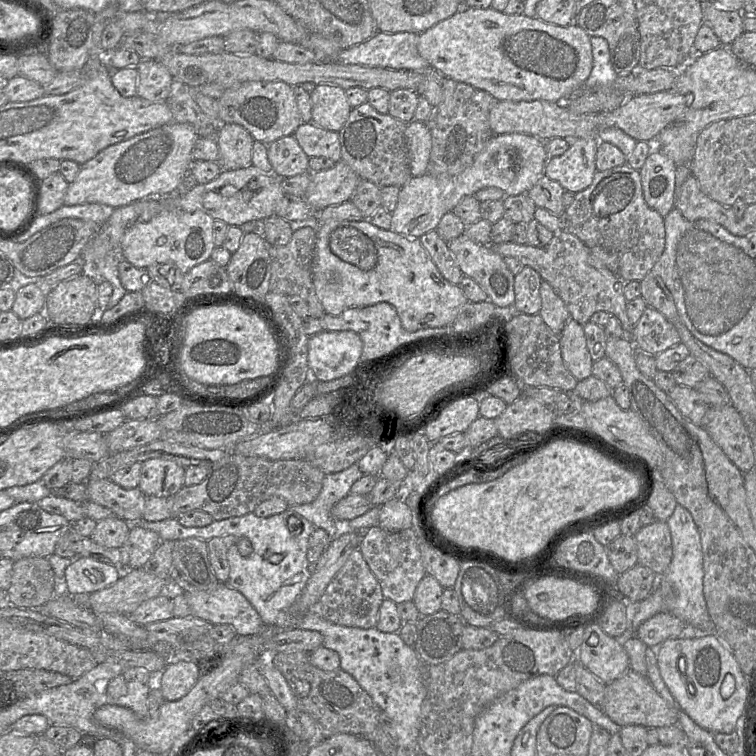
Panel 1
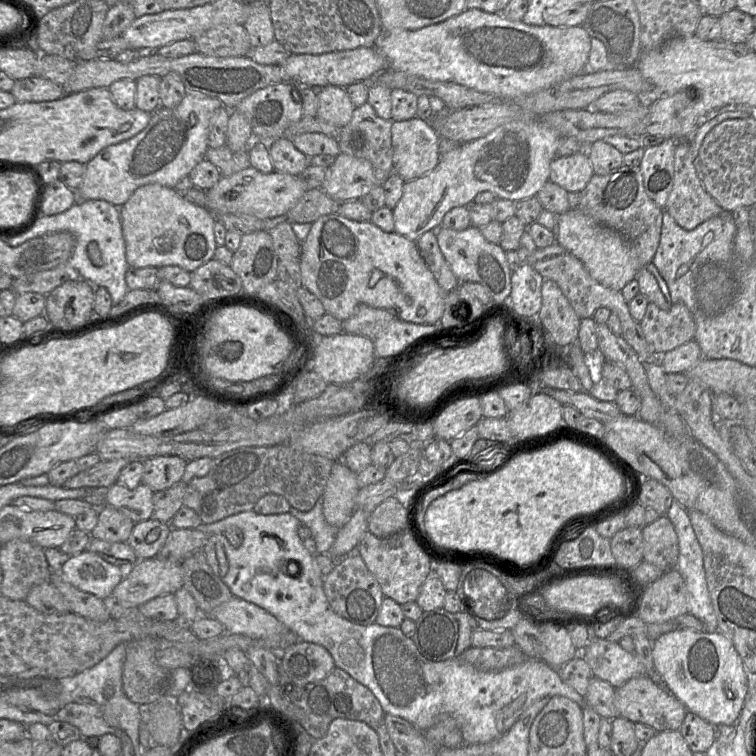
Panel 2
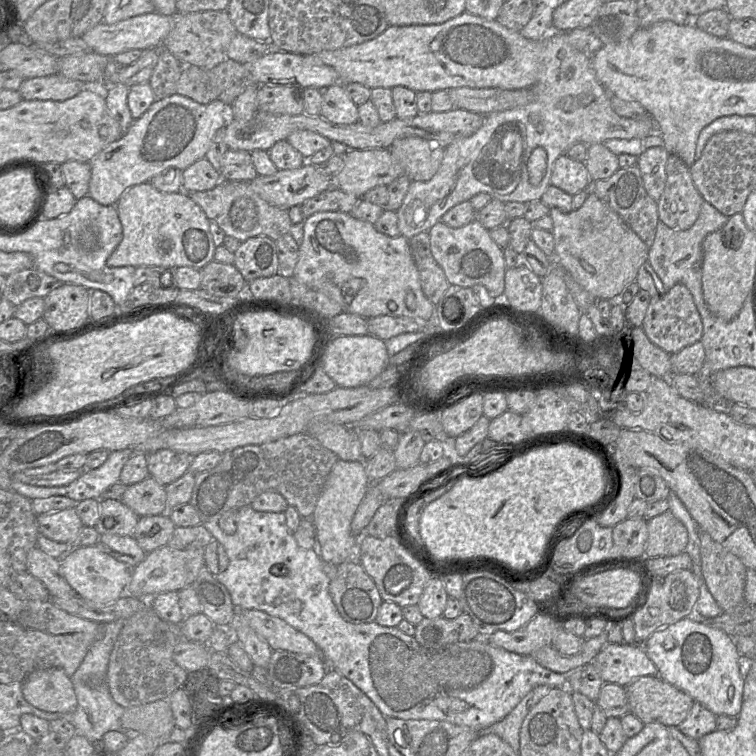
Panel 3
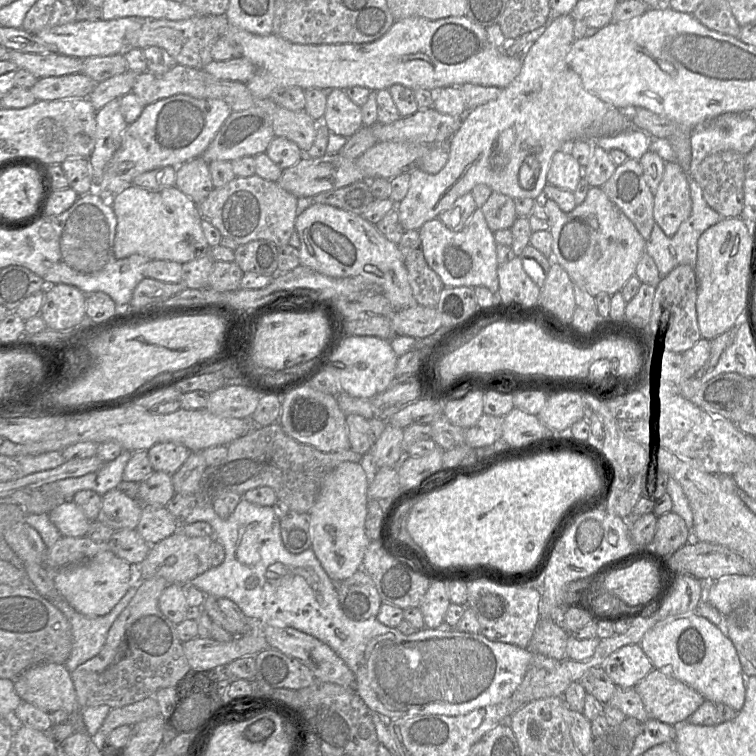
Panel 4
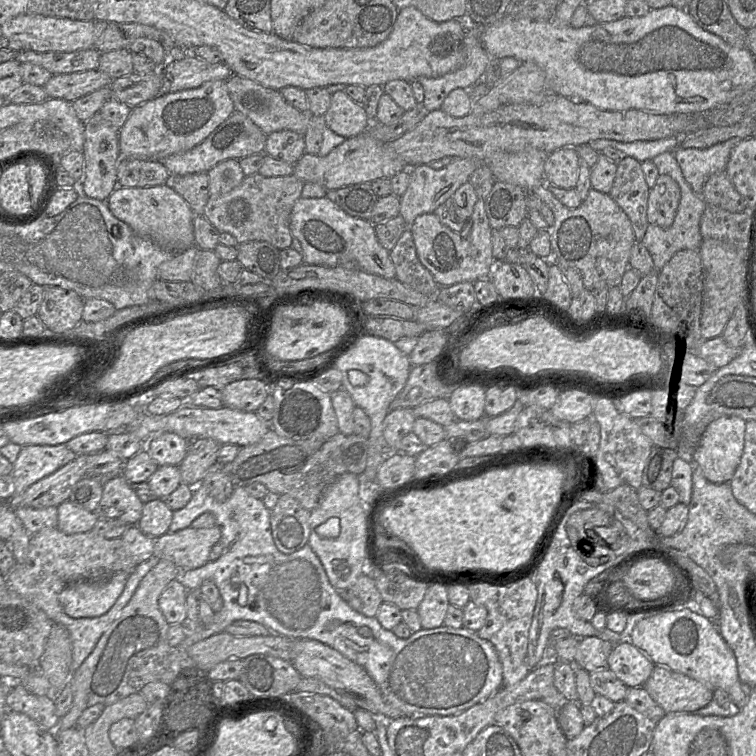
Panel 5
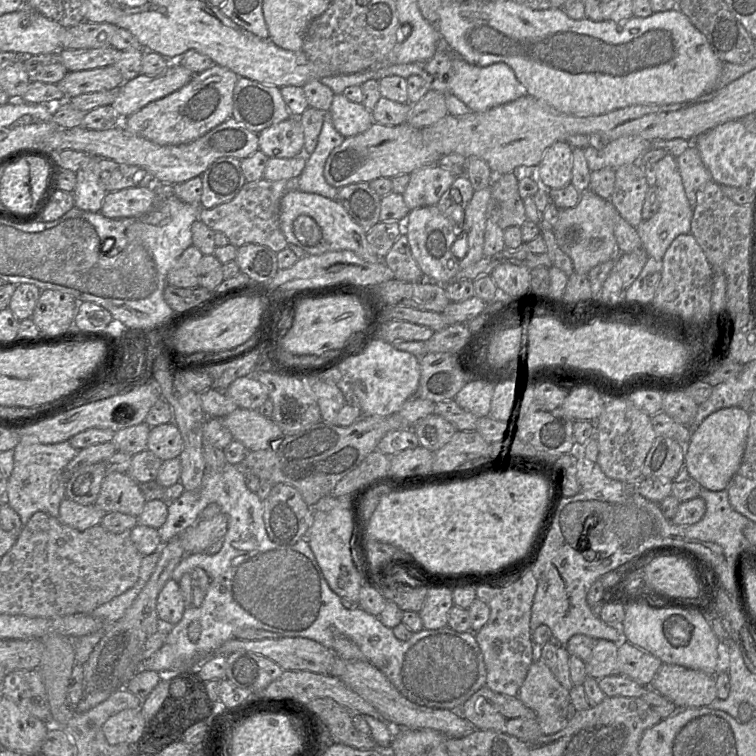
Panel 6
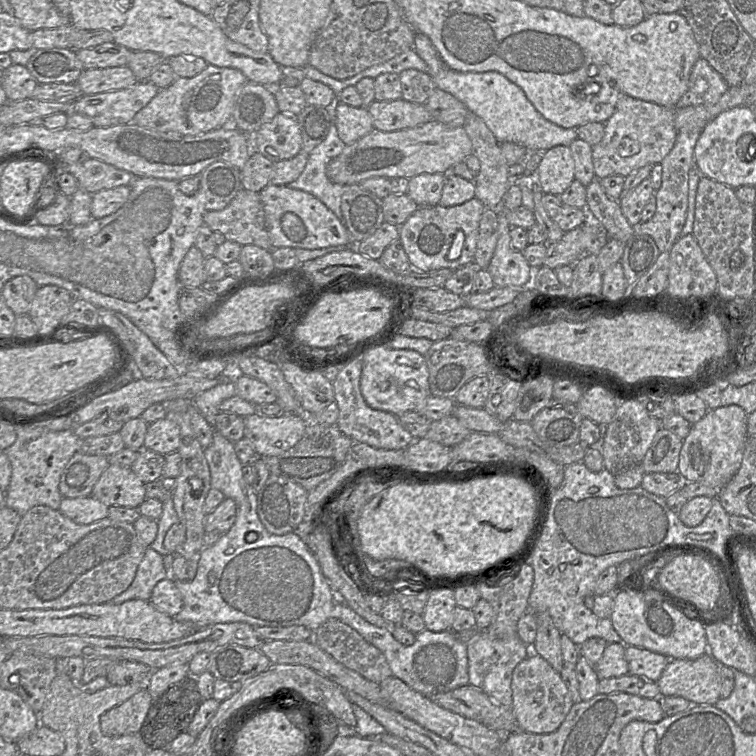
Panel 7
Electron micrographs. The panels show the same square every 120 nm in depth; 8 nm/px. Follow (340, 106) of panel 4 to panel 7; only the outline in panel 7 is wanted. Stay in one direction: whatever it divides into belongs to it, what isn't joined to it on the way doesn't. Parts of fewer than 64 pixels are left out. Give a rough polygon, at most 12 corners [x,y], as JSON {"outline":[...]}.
{"outline":[[340,102],[336,128],[345,145],[373,130],[367,107]]}

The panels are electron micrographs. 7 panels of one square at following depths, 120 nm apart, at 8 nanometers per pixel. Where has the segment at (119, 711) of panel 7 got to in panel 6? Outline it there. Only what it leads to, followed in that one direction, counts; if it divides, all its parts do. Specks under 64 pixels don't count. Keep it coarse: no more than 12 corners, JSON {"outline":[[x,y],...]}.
{"outline":[[126,709],[104,723],[111,745],[136,745],[146,719]]}

